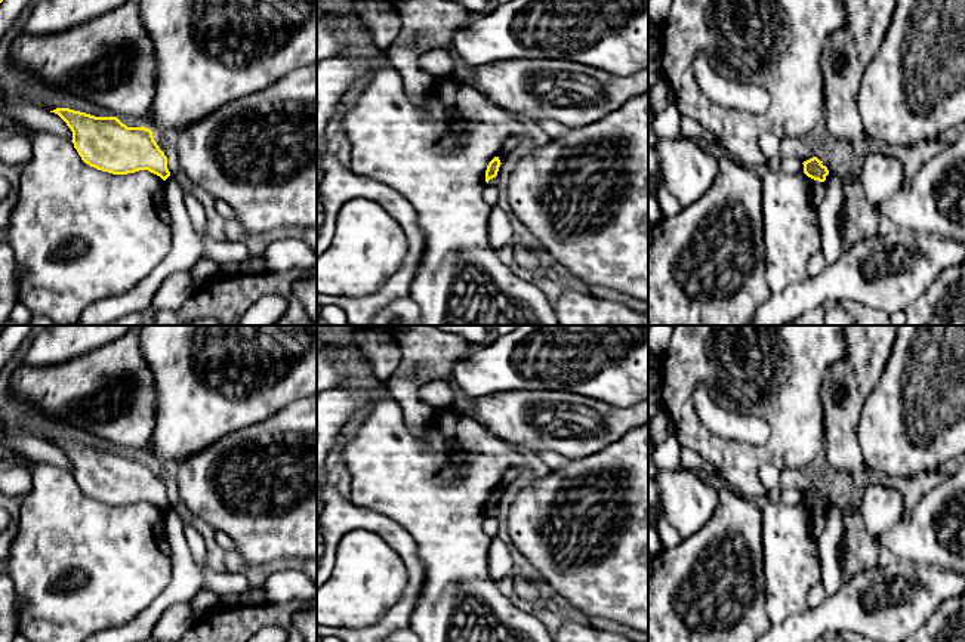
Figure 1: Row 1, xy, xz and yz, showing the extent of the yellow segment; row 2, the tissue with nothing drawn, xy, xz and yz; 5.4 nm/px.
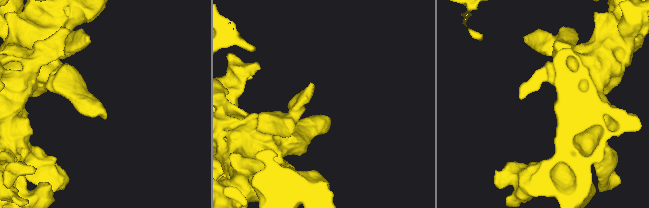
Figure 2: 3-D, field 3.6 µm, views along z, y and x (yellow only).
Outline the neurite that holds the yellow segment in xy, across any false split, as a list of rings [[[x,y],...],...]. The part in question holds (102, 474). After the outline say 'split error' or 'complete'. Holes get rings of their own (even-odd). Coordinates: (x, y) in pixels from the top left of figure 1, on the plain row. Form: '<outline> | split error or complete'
[[[56,439],[58,445],[73,463],[73,475],[81,491],[102,503],[127,506],[148,501],[163,512],[170,507],[167,488],[154,472],[152,463],[147,459],[127,459],[117,448],[95,448],[70,439]]] | complete

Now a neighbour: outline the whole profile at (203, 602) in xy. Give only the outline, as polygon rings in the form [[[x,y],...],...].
[[[198,590],[188,602],[198,620],[219,606],[219,601],[212,590]]]

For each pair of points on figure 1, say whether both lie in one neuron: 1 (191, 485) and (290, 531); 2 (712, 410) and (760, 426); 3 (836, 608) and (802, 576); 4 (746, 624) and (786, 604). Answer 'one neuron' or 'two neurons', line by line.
1: one neuron
2: one neuron
3: two neurons
4: two neurons

